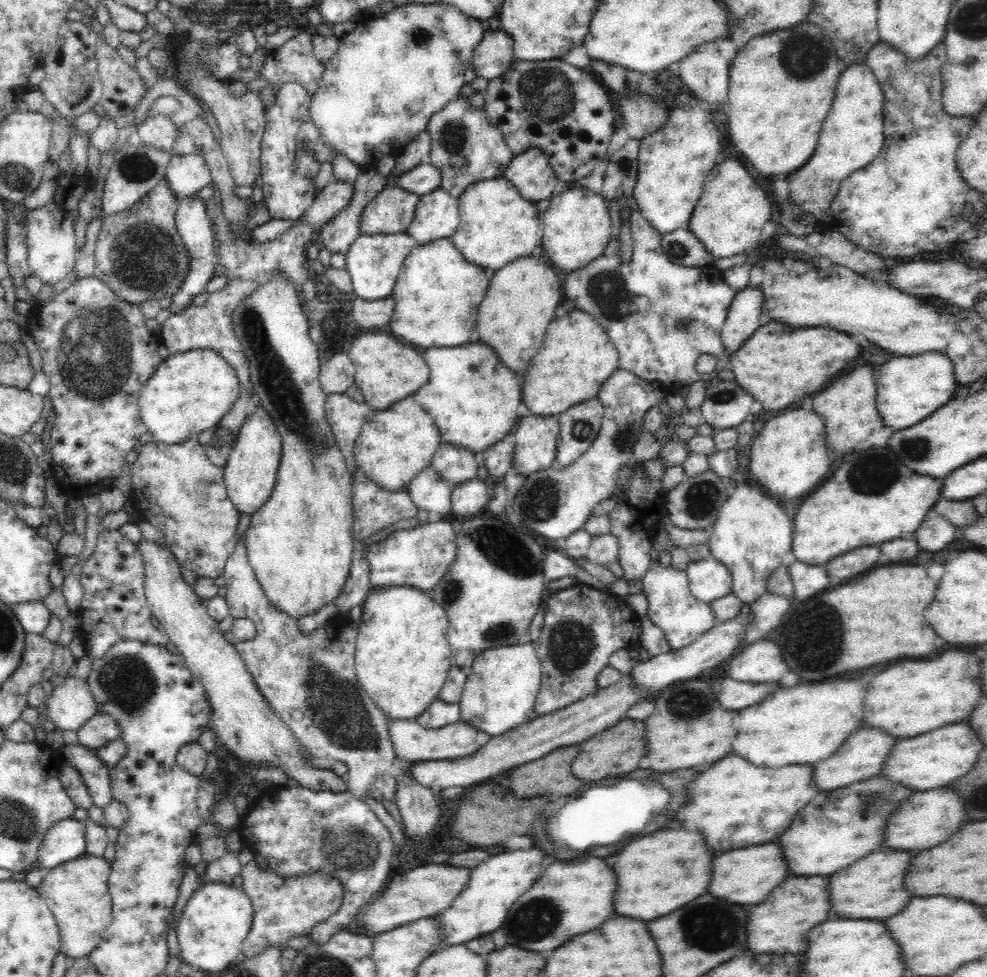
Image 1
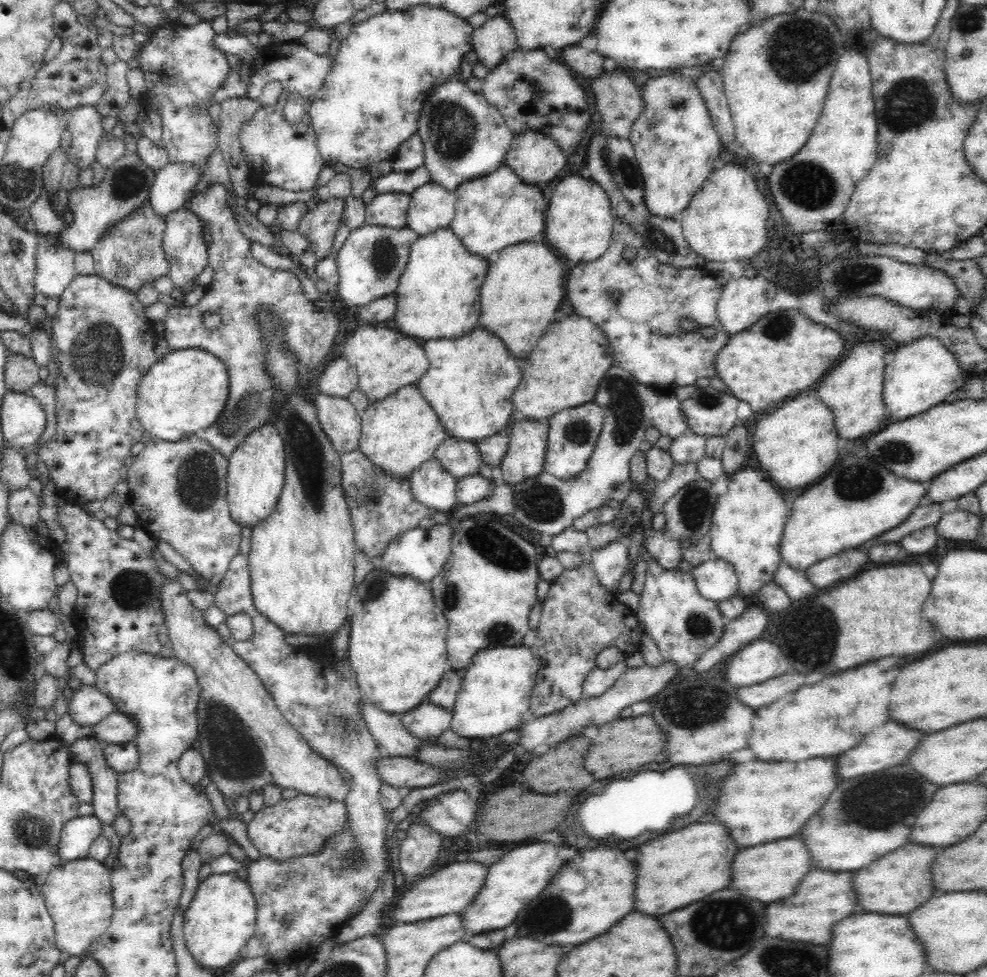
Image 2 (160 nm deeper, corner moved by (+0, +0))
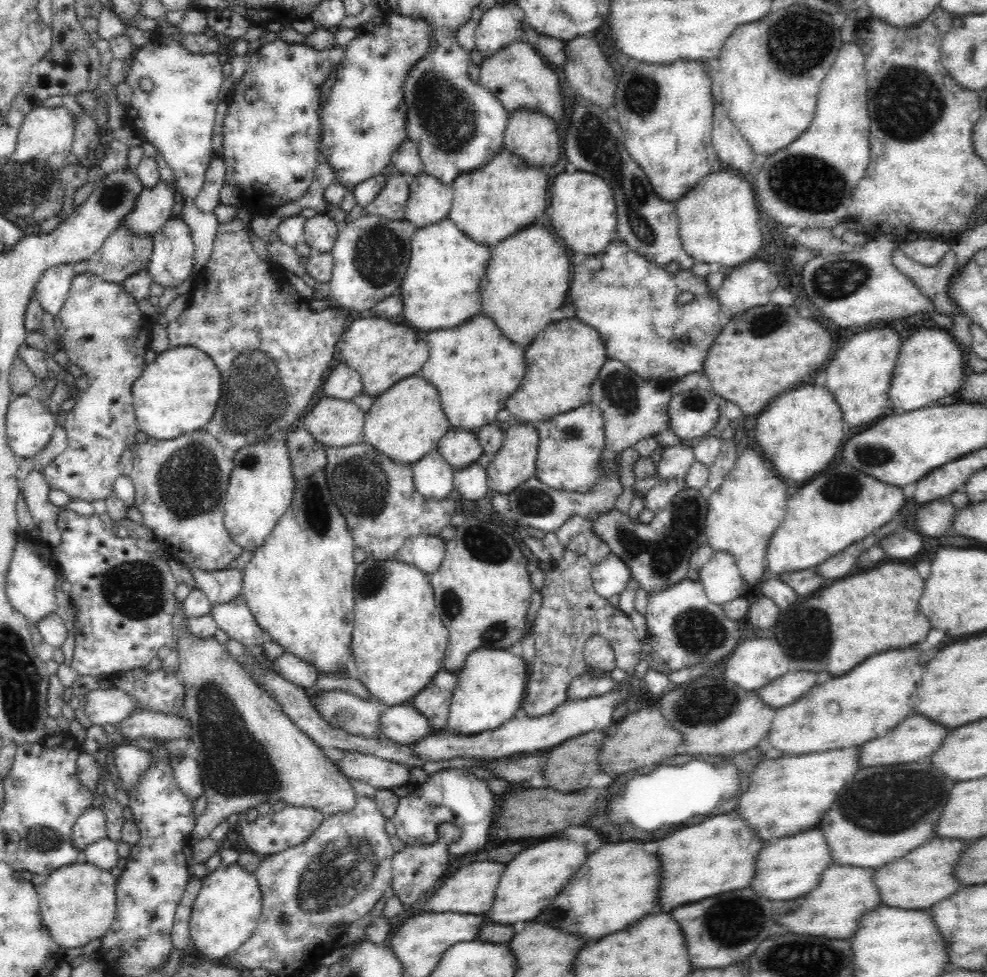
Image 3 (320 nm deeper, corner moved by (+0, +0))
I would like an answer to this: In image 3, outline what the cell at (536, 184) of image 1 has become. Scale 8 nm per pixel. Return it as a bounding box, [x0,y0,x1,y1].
[504,110,560,166]

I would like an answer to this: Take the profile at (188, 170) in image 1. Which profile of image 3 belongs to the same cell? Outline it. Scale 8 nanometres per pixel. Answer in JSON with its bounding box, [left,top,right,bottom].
[118,181,177,235]

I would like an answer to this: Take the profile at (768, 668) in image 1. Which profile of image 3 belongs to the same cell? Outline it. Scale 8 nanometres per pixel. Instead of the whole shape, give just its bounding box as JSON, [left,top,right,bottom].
[725,639,788,690]

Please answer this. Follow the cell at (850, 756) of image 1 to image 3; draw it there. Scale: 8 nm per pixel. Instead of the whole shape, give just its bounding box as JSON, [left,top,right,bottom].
[860,716,952,766]

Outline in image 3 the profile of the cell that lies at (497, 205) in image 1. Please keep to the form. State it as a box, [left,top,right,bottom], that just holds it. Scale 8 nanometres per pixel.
[448,148,548,247]

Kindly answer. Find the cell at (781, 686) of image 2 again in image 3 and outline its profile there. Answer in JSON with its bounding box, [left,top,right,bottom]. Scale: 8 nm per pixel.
[758,672,816,708]

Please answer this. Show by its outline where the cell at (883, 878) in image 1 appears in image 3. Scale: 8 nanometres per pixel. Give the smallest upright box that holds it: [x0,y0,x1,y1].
[873,836,966,910]

